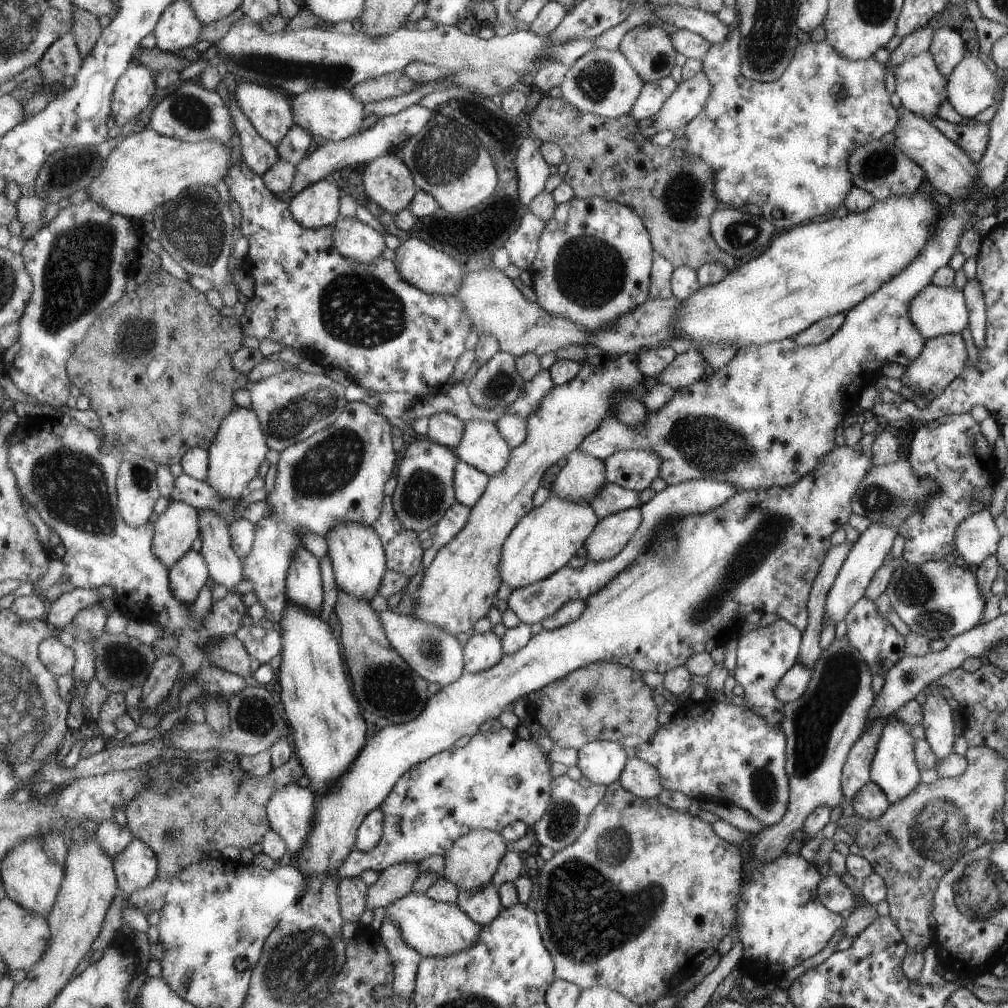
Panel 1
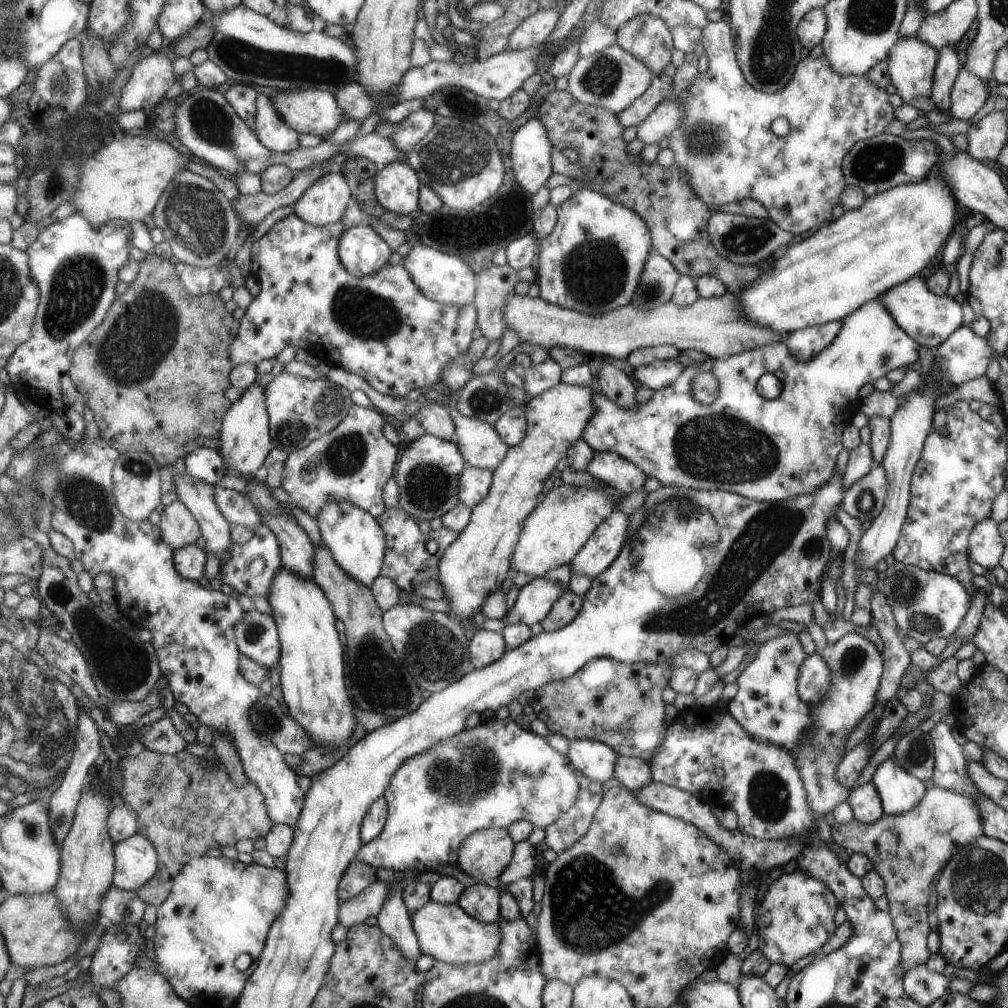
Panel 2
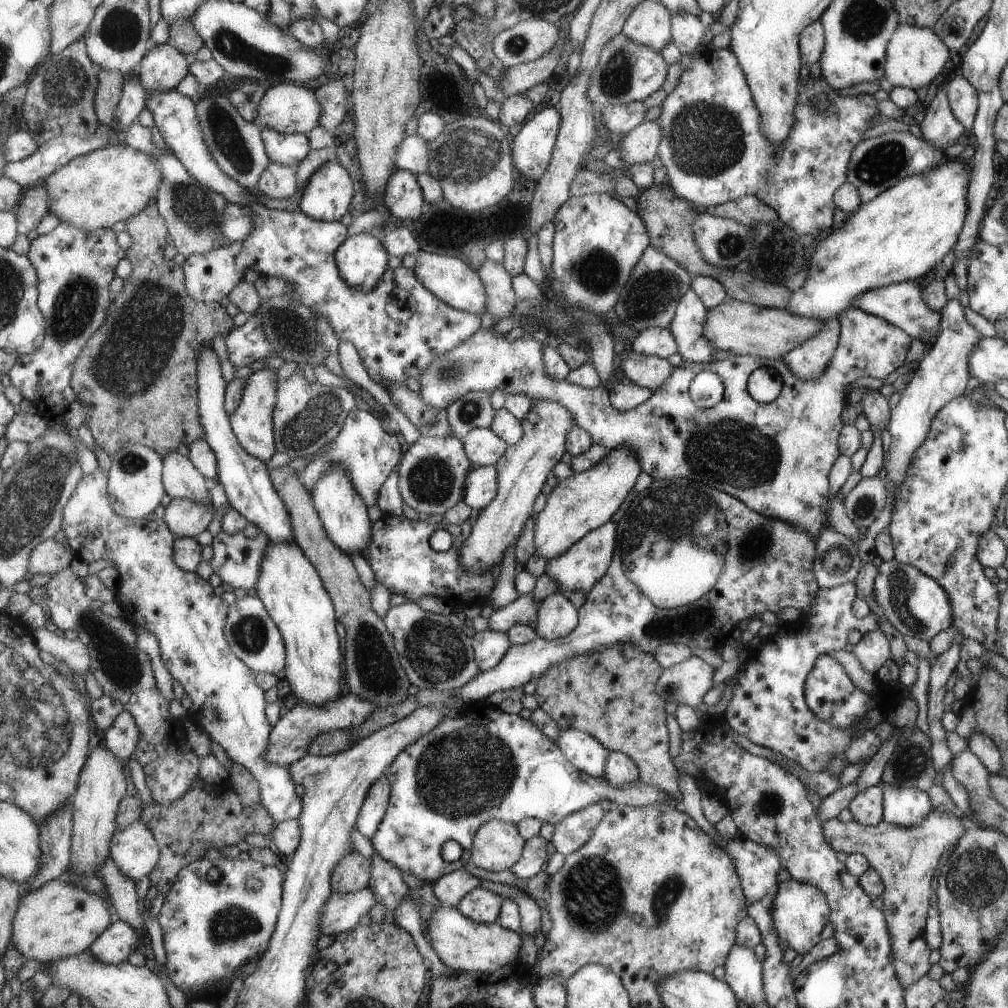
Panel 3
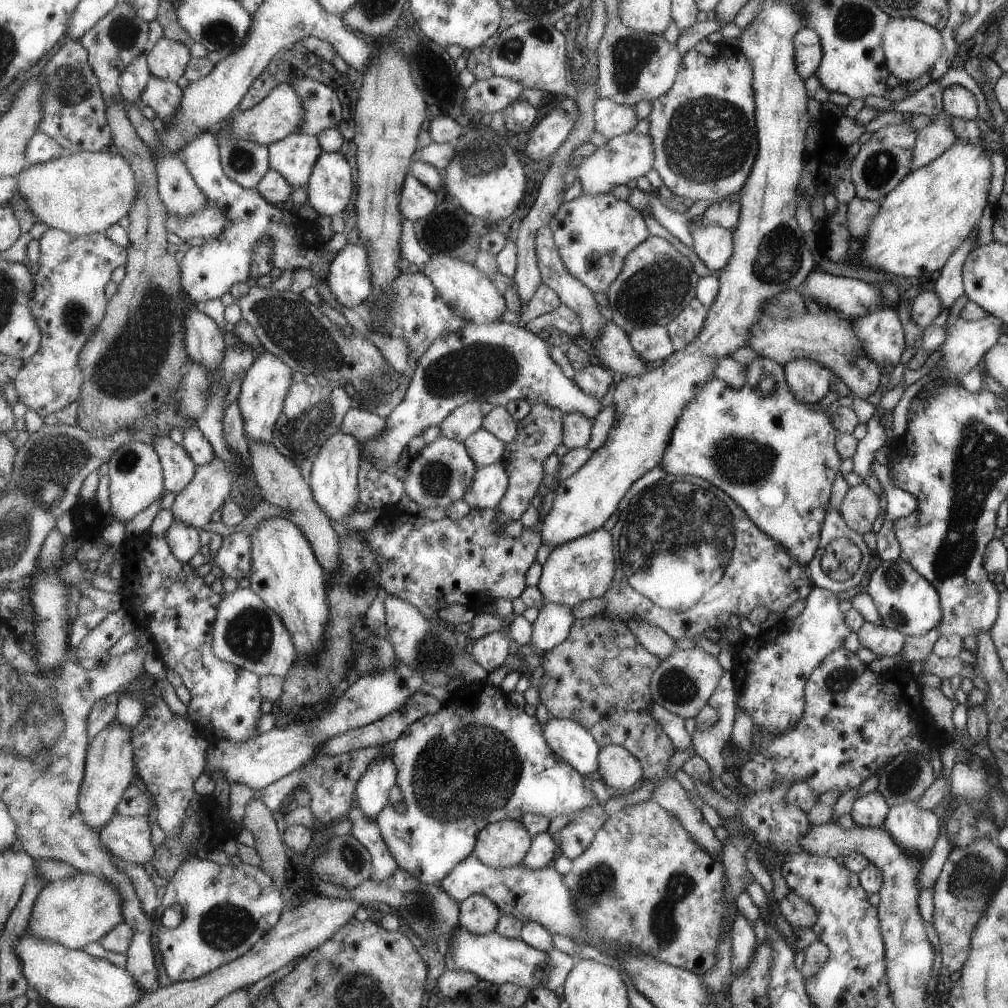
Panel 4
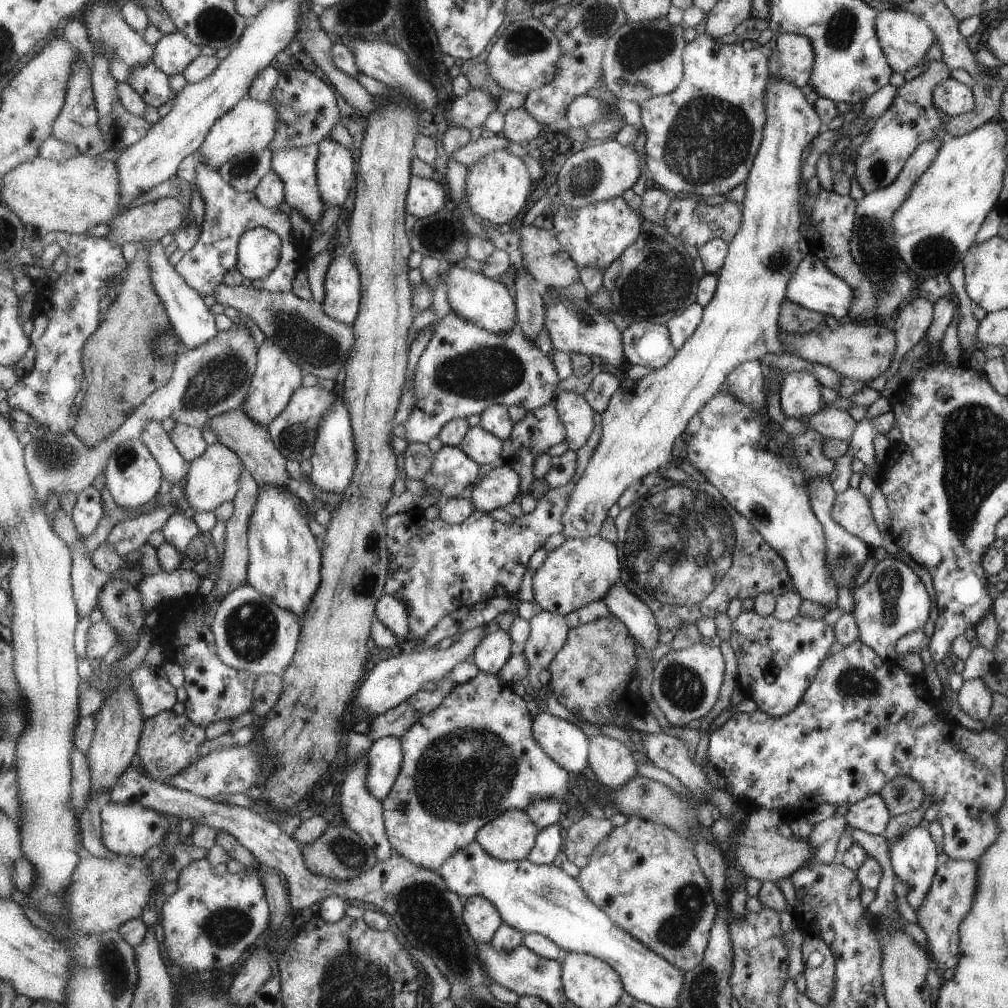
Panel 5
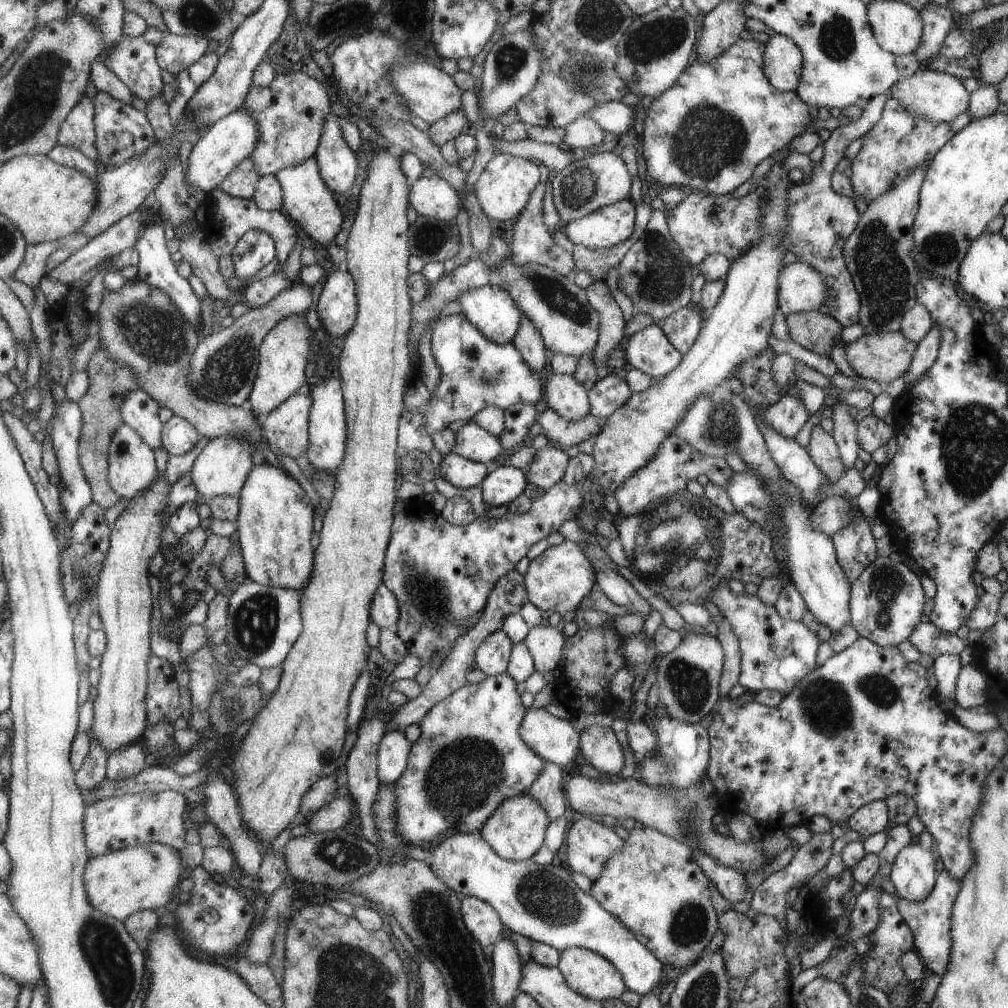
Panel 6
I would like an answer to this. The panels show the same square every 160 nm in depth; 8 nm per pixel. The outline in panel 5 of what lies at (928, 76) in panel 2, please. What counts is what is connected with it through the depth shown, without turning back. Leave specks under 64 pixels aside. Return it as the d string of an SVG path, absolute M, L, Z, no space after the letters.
M903 9L877 10L874 27L878 45L885 55L885 60L893 72L903 74L917 62L923 60L931 43L935 40L935 32L921 17Z

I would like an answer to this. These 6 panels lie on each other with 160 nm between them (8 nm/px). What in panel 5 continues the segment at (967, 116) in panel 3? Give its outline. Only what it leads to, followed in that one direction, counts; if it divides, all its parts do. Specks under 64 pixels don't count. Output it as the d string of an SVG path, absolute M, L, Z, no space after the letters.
M949 76L932 90L932 104L952 117L968 113L973 108L975 100L969 87Z

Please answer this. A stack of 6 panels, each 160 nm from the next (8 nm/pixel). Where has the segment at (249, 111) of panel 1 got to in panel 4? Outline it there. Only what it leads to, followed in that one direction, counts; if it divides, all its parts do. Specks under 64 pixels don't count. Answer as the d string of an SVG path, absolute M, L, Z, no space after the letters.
M293 133L270 144L270 165L292 184L308 188L312 171L324 151L317 135Z

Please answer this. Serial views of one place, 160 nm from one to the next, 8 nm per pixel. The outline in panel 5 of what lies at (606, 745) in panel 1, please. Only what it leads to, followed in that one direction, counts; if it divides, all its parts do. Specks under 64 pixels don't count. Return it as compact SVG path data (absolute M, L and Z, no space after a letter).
M545 711L535 716L533 723L533 732L537 742L545 749L545 752L565 767L569 772L578 773L590 766L590 744L591 737L588 737L579 726L575 726L573 722L568 722L563 718L559 718Z

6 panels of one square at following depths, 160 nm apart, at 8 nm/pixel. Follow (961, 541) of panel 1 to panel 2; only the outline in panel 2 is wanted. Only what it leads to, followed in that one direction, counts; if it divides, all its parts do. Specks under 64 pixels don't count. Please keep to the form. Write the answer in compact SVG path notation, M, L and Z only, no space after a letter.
M991 518L979 522L968 536L969 558L986 569L998 565L1004 540L997 531L997 523Z

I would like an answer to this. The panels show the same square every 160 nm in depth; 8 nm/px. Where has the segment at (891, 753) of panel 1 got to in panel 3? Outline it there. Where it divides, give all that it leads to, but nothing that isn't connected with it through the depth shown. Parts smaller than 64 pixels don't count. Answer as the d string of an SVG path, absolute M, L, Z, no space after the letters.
M882 784L883 820L902 827L914 827L932 811L928 794L916 788L897 788Z

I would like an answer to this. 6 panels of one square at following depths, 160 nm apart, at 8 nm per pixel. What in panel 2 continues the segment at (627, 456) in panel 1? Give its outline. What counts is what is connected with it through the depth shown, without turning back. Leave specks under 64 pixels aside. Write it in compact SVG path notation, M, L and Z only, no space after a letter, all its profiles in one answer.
M599 451L588 466L587 474L615 487L623 496L643 488L648 474L620 454Z

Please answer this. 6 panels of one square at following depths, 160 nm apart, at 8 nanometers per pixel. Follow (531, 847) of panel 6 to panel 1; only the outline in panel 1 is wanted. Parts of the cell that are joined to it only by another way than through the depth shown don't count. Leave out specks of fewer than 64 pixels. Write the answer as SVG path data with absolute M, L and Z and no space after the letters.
M475 829L459 838L445 856L445 878L453 881L461 891L478 890L492 882L503 857L508 853L508 840L497 831Z

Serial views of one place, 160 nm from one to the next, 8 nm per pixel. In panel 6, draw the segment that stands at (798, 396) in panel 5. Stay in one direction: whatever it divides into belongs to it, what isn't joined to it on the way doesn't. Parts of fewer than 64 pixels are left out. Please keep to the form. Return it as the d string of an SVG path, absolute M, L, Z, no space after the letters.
M787 394L765 407L762 412L762 420L777 434L788 439L794 438L809 417L800 400Z

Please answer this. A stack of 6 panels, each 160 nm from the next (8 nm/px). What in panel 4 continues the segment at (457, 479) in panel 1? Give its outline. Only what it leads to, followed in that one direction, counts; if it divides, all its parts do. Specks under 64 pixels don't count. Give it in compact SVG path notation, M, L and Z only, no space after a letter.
M501 461L480 468L474 483L464 496L472 508L492 508L497 510L510 487L510 476Z

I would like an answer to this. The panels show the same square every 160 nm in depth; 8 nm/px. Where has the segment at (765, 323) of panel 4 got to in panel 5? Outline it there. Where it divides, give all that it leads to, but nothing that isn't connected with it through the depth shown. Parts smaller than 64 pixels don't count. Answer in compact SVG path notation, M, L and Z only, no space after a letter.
M851 320L848 324L838 324L835 330L830 330L827 325L818 326L815 330L802 335L785 333L781 336L784 352L792 353L803 360L825 365L837 371L839 376L846 376L854 384L860 385L877 378L880 374L889 374L893 370L891 364L895 356L896 337L890 325L861 325Z

